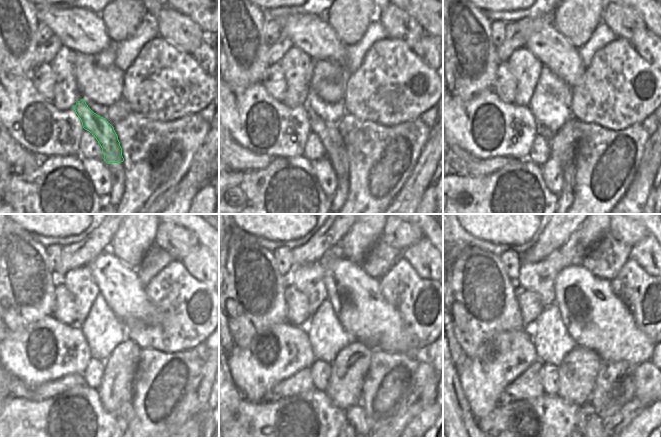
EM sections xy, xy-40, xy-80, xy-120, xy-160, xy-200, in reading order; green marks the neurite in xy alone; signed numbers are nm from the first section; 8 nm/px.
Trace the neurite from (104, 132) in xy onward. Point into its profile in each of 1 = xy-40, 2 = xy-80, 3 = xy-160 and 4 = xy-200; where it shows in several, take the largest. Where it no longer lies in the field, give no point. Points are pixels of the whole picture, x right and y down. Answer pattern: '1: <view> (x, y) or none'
1: xy-40 (328, 133)
2: xy-80 (569, 169)
3: xy-160 (356, 416)
4: xy-200 (587, 417)

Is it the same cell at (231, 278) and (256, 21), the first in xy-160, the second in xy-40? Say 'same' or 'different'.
same

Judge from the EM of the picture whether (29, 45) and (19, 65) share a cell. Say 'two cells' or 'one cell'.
one cell

